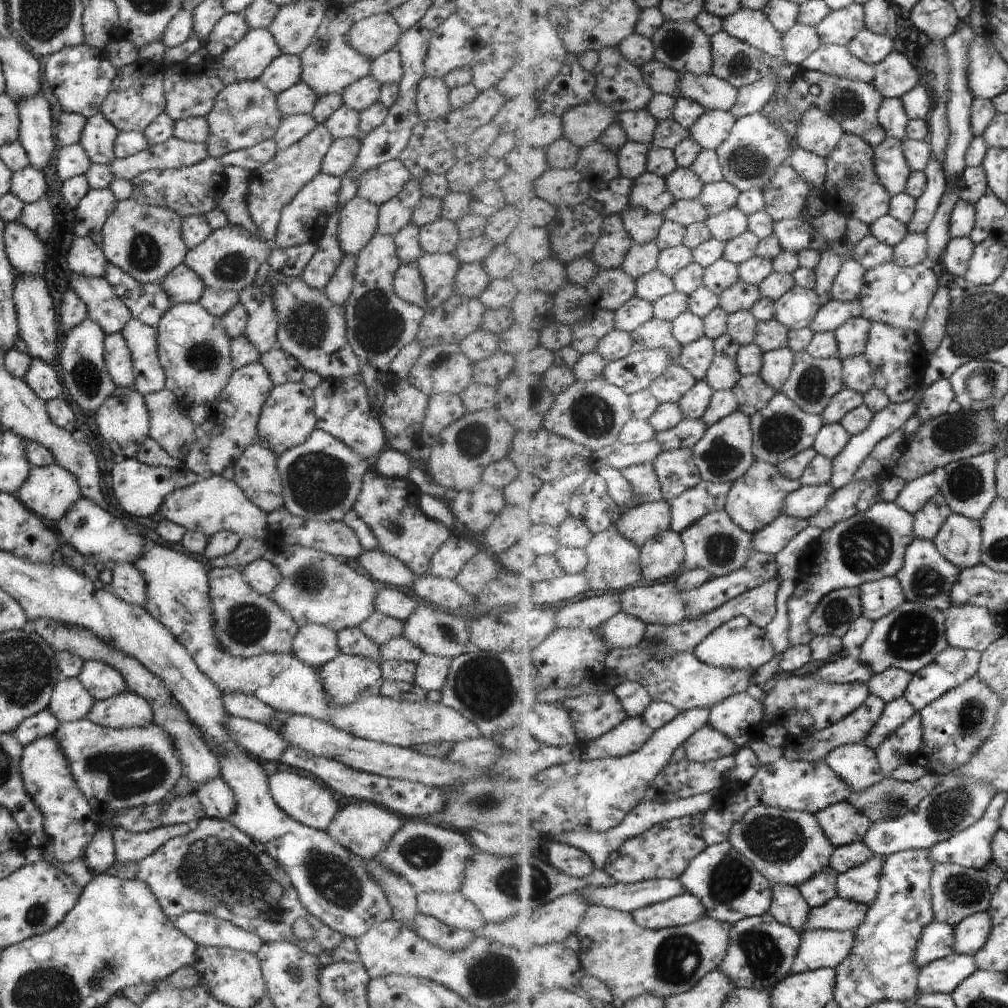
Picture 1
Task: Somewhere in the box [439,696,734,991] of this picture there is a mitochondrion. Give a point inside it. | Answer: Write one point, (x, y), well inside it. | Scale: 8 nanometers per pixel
(678, 958)

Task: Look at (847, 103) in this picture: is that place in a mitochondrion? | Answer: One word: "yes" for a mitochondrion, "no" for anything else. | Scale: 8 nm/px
yes

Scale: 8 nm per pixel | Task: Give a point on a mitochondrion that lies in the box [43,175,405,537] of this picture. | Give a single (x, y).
(319, 483)

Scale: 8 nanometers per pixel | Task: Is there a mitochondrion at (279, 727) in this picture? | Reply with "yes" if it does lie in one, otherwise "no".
no

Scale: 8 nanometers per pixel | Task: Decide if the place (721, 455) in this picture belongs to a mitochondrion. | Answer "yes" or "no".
yes

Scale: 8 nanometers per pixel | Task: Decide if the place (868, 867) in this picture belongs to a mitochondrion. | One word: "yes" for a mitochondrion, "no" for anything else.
no

